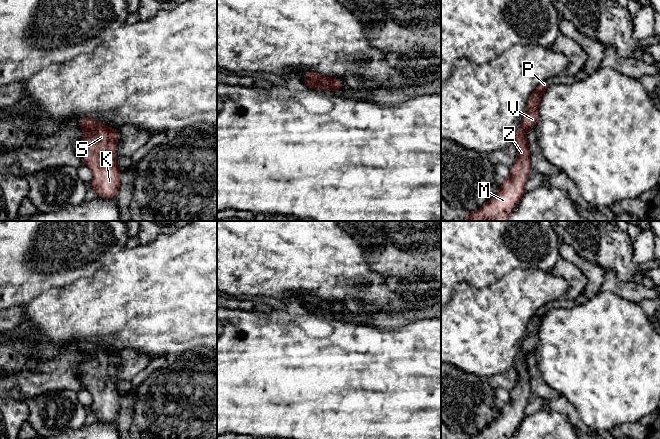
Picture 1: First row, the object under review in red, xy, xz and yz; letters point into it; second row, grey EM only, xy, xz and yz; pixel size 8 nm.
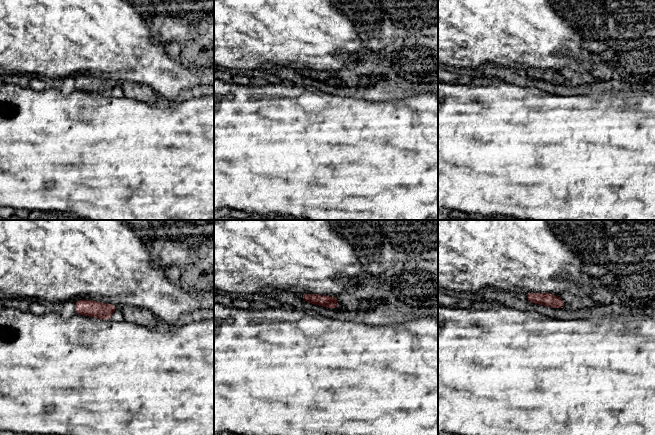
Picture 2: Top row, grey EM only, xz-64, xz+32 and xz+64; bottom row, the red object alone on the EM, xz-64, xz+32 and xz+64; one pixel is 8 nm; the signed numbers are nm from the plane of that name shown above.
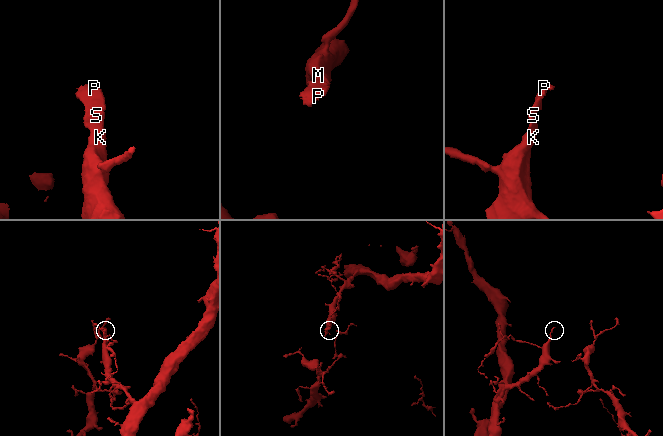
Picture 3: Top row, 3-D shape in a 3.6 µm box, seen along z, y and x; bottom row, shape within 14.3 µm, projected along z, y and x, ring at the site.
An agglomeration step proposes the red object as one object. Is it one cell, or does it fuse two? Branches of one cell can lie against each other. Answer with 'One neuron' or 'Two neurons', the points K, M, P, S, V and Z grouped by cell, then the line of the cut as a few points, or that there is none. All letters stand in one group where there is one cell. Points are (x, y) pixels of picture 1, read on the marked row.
One neuron. Groups: K M P S V Z. No split

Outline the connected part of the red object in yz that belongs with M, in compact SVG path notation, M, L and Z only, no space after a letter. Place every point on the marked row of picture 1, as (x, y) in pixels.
M550 81L542 82L528 99L521 126L514 135L517 159L510 167L509 176L502 179L500 190L483 207L473 213L465 214L464 221L508 221L514 208L525 194L525 184L531 172L526 131L536 126L539 120L541 97L550 85Z

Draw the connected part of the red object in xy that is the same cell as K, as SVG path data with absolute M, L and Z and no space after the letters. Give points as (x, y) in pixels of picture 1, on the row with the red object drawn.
M83 117L78 118L79 127L84 131L84 136L80 139L80 155L83 163L92 171L92 180L87 184L88 188L93 188L96 197L117 198L120 187L121 169L116 163L116 145L119 139L118 130L103 125L98 119Z

